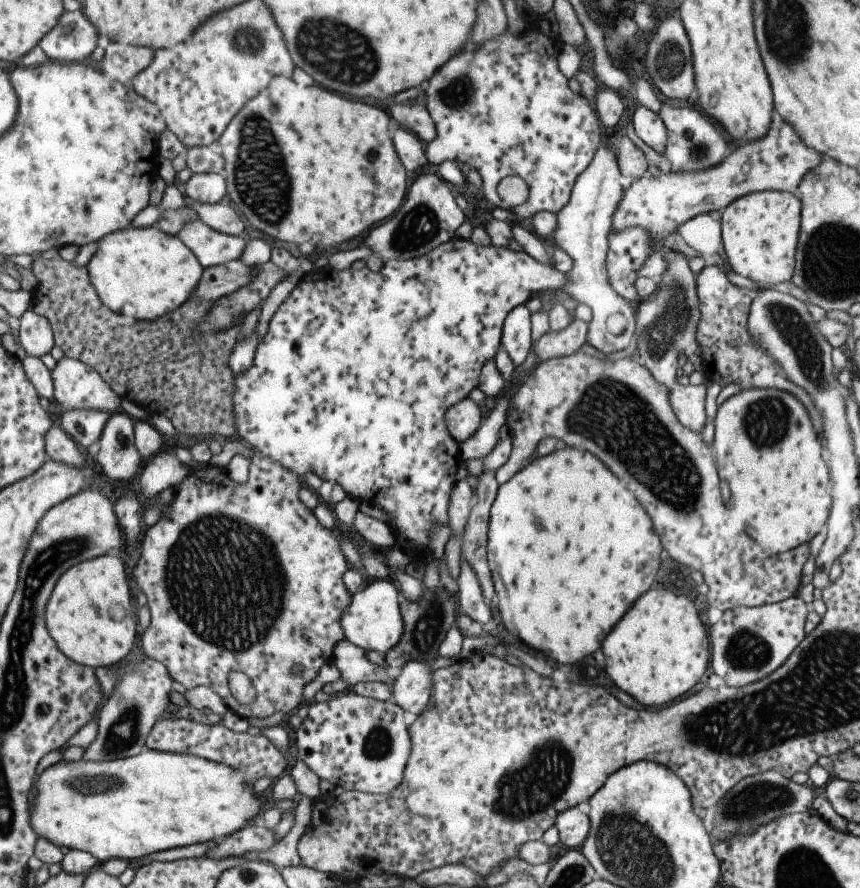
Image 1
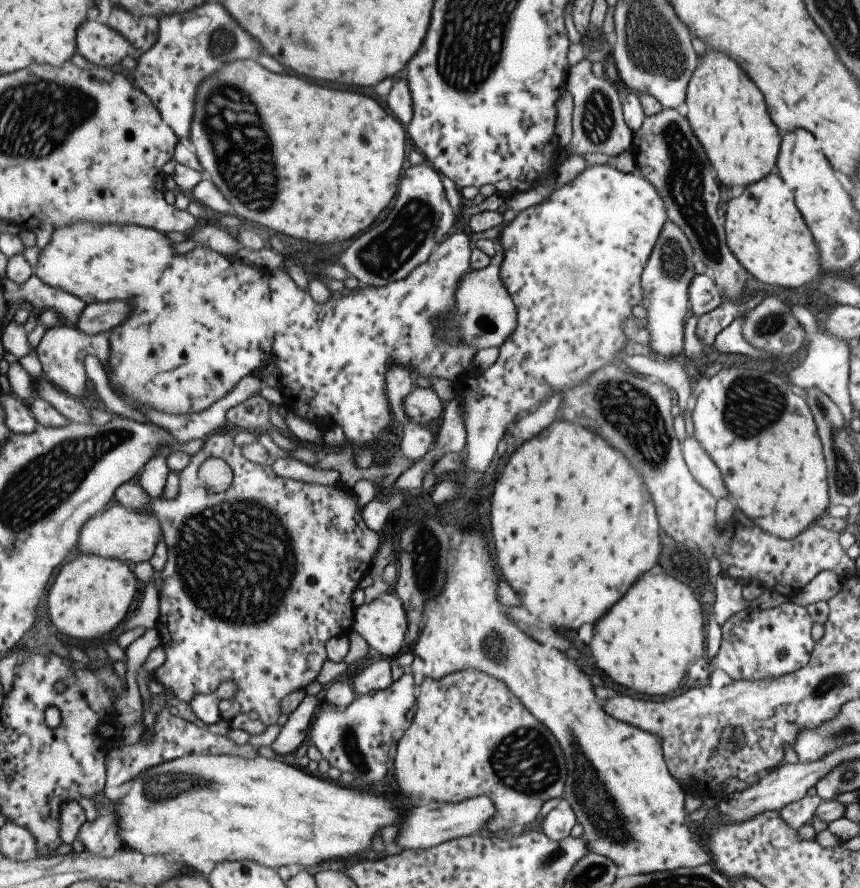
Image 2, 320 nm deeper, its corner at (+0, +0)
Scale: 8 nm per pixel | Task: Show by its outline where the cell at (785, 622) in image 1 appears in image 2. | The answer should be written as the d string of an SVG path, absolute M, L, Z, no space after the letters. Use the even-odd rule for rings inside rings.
M788 600L786 603L779 604L775 608L767 610L741 610L729 616L721 624L721 644L719 650L711 660L708 660L714 669L723 671L731 681L767 680L767 678L779 678L783 674L791 674L802 668L809 661L814 642L811 639L812 621L809 612L804 607L800 607Z

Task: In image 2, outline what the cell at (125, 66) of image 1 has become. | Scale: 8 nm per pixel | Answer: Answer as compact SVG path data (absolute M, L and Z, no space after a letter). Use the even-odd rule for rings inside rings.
M111 6L106 25L129 42L127 56L134 60L147 52L157 40L157 20L151 16L135 18L129 12Z

